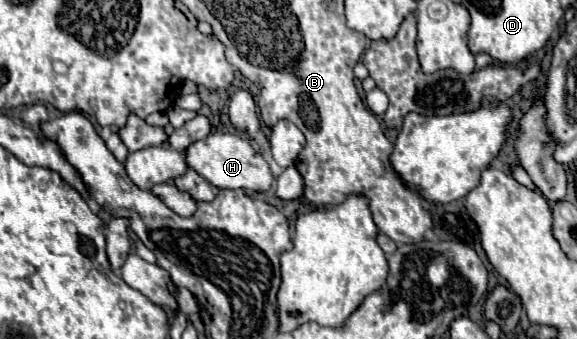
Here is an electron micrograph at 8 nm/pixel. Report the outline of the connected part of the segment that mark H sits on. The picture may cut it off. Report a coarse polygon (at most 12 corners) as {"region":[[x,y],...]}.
{"region":[[210,133],[186,163],[220,189],[268,191],[266,159],[240,135]]}

